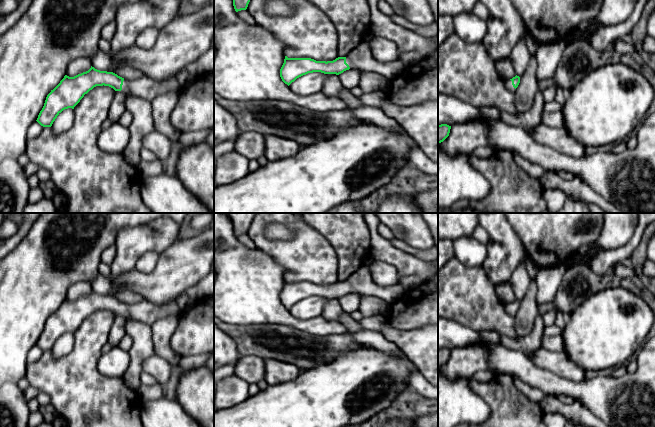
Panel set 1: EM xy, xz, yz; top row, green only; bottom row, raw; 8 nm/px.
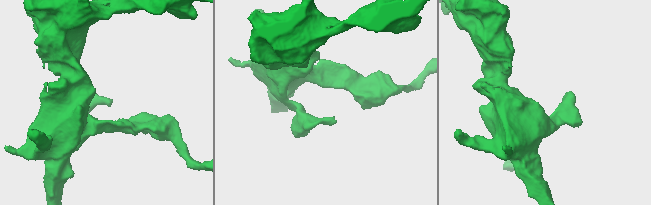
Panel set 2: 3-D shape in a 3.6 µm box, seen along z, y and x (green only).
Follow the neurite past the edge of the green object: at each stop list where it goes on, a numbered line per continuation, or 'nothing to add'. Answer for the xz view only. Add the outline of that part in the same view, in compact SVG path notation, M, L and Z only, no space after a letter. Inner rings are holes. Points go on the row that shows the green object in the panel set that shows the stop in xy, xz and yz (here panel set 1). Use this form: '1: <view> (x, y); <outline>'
1: xz (360, 58); M362 41L355 49L346 56L346 63L350 69L358 69L362 72L374 72L385 78L393 79L402 70L401 62L378 62L371 54L370 41Z

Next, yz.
1: yz (508, 82); M510 79L505 80L505 85L507 87L508 90L510 90L511 92L514 93L514 91L516 90L513 85L512 85L512 81Z

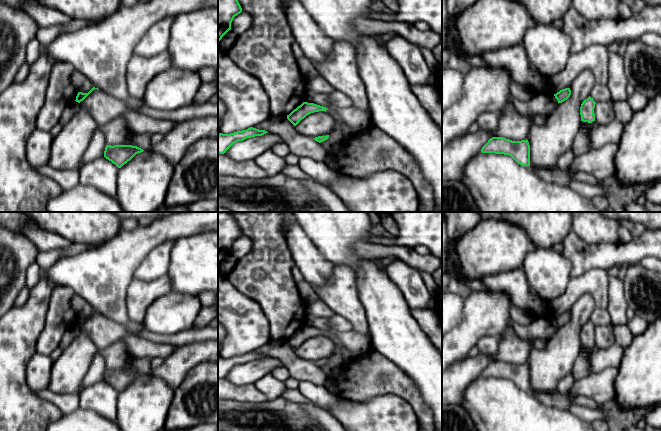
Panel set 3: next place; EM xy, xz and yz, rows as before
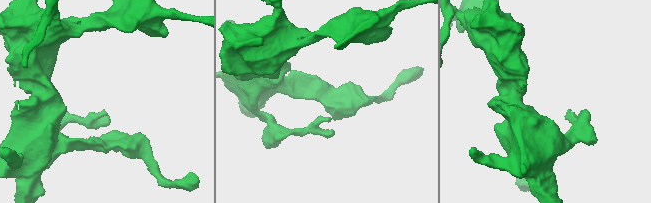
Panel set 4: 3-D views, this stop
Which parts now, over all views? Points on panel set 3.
1: xz (348, 131); M327 109L326 112L328 114L330 114L335 119L335 121L342 124L342 126L343 126L343 138L344 139L358 136L358 135L362 134L363 132L365 132L369 128L369 126L367 126L367 127L349 126L342 120L340 115L336 111L331 110L331 109Z

